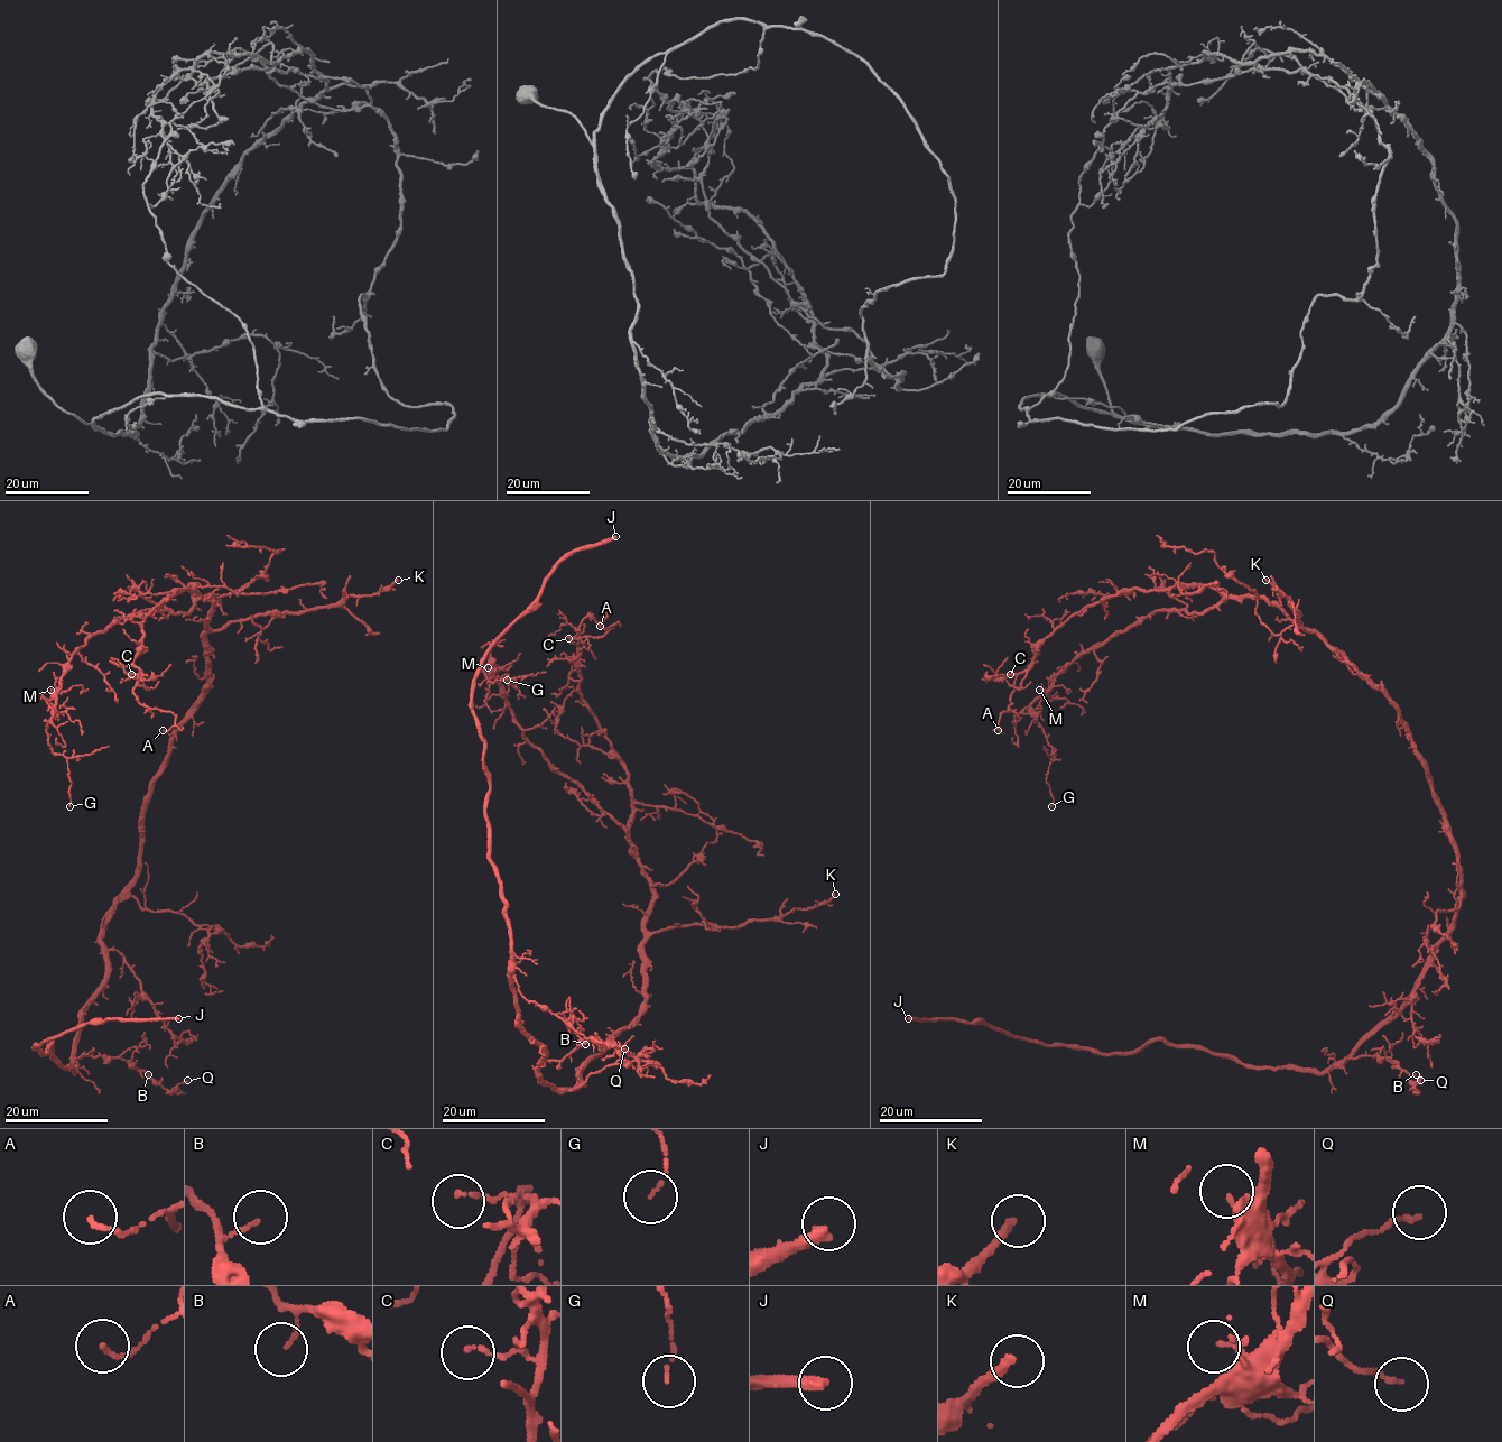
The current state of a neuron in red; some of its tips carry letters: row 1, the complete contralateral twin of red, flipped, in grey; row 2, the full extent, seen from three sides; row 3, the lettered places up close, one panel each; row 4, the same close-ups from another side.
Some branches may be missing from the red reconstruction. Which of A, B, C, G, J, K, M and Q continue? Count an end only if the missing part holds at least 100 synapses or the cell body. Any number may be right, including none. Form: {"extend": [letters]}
{"extend": ["J"]}

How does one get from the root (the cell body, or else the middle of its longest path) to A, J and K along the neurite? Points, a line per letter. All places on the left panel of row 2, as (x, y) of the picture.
A: (141, 849), (209, 683), (216, 600), (194, 584), (133, 661), (163, 730)
J: (141, 849), (101, 940), (105, 979), (81, 1010), (74, 1071), (52, 1041), (35, 1046), (89, 1023), (178, 1018)
K: (141, 849), (153, 779), (209, 683), (205, 635), (259, 615), (339, 606), (398, 580)

